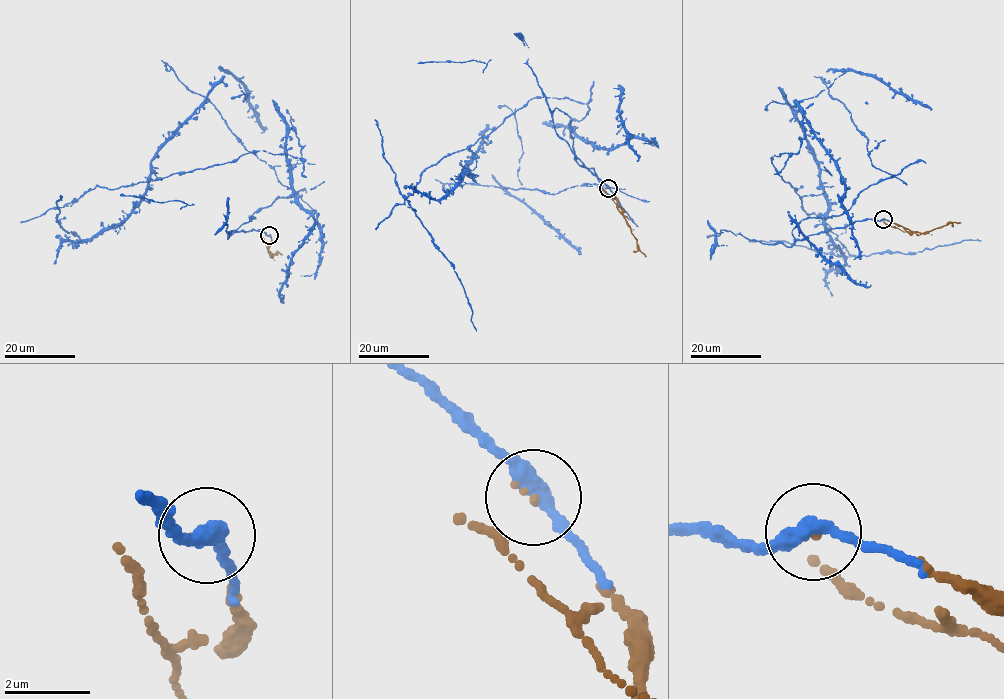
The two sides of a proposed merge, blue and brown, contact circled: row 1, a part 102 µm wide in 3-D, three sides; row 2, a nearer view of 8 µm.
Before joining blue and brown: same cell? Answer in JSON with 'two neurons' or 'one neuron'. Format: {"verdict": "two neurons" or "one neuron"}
{"verdict": "one neuron"}

